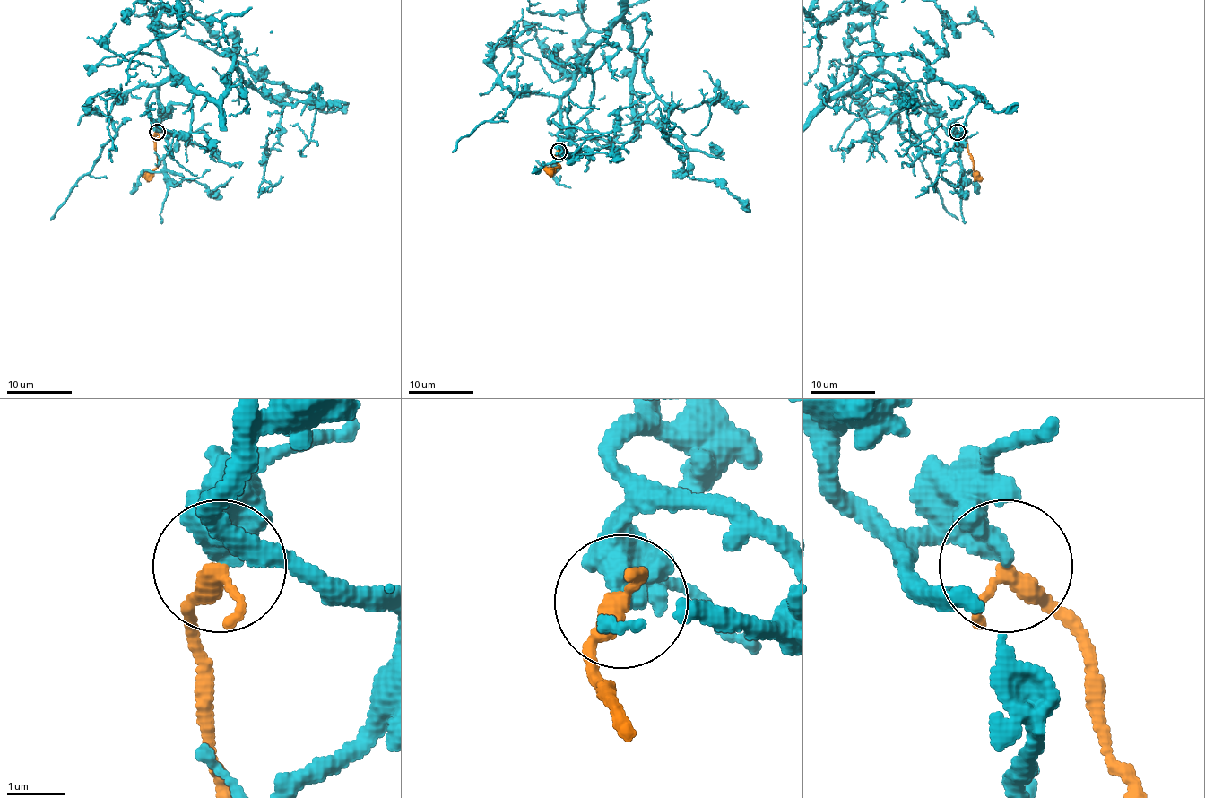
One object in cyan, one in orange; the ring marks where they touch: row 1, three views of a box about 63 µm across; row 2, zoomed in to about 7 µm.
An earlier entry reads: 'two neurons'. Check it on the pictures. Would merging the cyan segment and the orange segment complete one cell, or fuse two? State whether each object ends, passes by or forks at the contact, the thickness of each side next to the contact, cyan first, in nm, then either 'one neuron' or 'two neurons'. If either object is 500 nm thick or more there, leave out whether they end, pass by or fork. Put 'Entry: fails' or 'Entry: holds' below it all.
cyan ends | orange passes by | 440/240 nm | two neurons
Entry: holds

